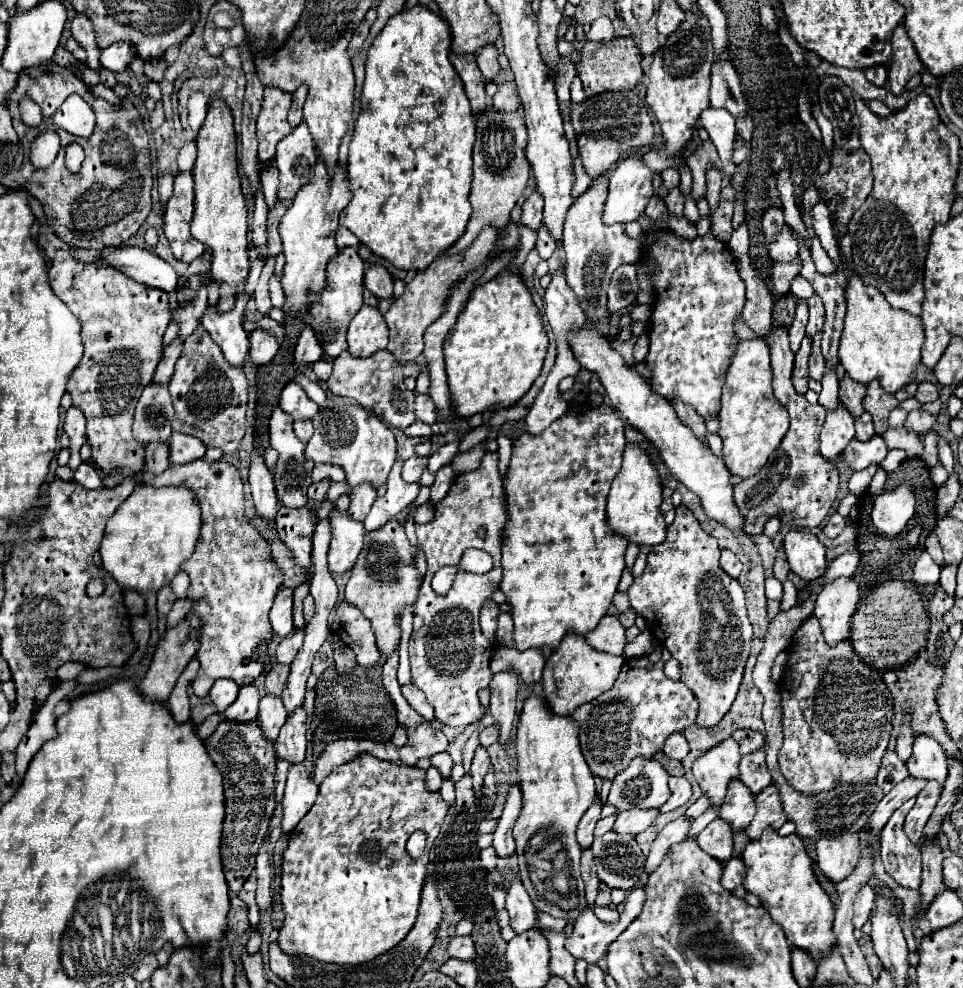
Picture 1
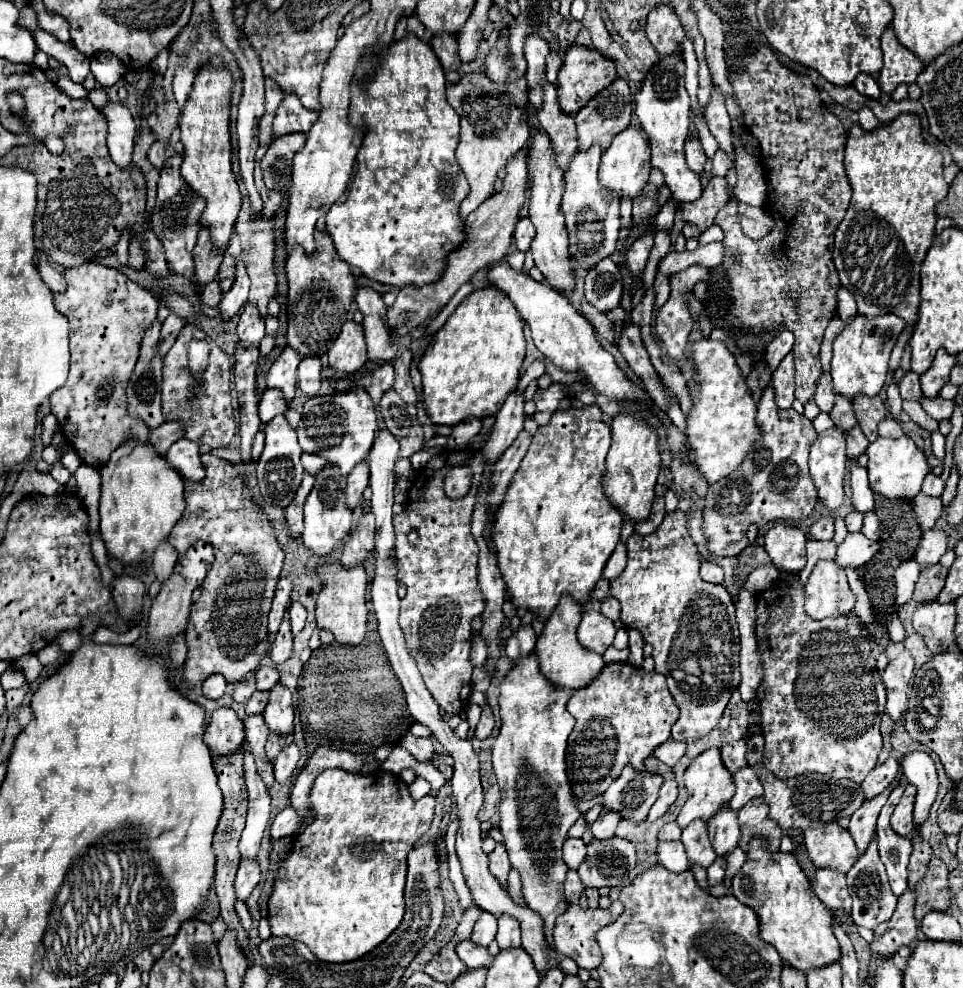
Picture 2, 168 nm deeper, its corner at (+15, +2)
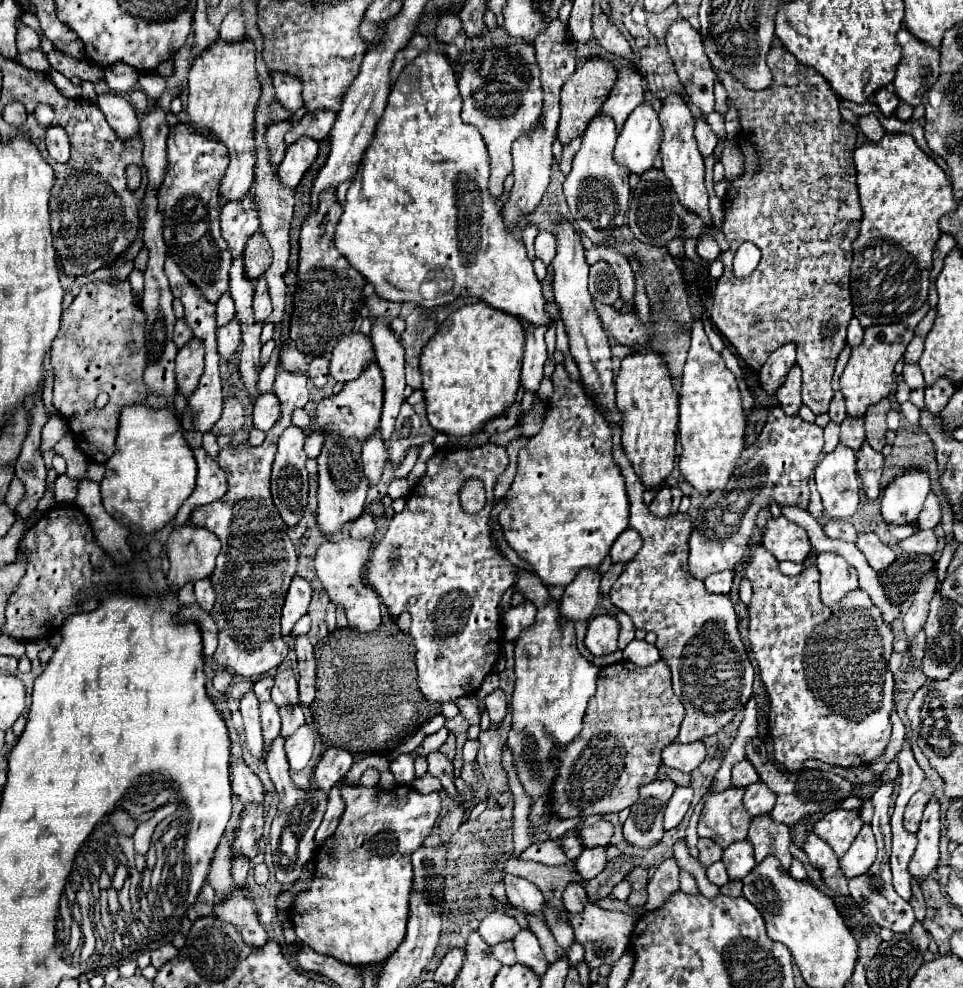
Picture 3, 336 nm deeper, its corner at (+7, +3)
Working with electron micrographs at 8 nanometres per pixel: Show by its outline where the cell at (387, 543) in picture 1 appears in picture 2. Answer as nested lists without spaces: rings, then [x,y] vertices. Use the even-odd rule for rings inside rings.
[[[367,511],[365,515],[361,515],[361,519],[355,523],[353,531],[349,533],[349,539],[343,545],[343,553],[341,553],[341,565],[351,569],[353,565],[365,565],[365,561],[371,557],[373,549],[375,549],[375,517],[373,511]]]

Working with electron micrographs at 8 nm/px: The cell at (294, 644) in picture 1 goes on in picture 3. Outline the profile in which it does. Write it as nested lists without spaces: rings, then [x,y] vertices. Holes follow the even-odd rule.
[[[263,676],[255,682],[253,690],[255,690],[259,702],[267,702],[271,698],[271,688],[273,688],[273,678],[271,676]]]

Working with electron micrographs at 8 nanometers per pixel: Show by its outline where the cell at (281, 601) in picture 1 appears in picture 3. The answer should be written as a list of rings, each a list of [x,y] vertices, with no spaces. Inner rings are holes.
[[[295,576],[289,586],[289,592],[287,592],[287,598],[283,604],[283,614],[281,614],[281,628],[283,628],[285,638],[289,636],[293,624],[303,614],[307,614],[309,602],[311,602],[311,584],[307,580],[303,580],[301,576]]]

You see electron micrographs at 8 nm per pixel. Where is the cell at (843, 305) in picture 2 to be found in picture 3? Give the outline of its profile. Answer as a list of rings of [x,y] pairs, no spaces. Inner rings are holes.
[[[853,318],[849,322],[849,330],[847,330],[847,344],[849,344],[849,348],[857,348],[857,344],[861,344],[861,340],[863,340],[863,328],[859,326],[859,320]]]

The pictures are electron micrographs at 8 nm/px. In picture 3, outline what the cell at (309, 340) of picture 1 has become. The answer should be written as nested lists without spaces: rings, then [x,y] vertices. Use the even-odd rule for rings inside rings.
[[[277,372],[273,394],[279,398],[281,416],[267,432],[261,446],[227,446],[219,452],[219,466],[229,470],[229,490],[221,500],[199,506],[193,510],[191,520],[217,534],[221,540],[221,552],[213,570],[211,582],[217,592],[217,604],[213,610],[219,626],[219,646],[213,660],[233,670],[243,678],[261,676],[277,668],[289,646],[281,636],[281,608],[287,596],[287,588],[297,570],[295,546],[287,538],[287,526],[283,524],[269,492],[271,464],[277,452],[277,438],[291,424],[291,412],[297,406],[305,406],[309,400],[307,376]]]

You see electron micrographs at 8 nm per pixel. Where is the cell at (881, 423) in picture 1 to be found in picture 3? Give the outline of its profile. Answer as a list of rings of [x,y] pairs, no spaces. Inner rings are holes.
[[[881,400],[877,402],[875,406],[869,406],[867,412],[865,412],[865,430],[867,430],[867,442],[873,450],[881,452],[881,448],[885,446],[885,430],[887,430],[887,424],[885,424],[885,416],[887,412],[891,410],[891,404],[889,400]]]

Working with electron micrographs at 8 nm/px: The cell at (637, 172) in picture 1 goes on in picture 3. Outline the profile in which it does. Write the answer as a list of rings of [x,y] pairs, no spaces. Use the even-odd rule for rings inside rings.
[[[643,102],[629,114],[617,136],[615,160],[627,166],[633,174],[643,174],[653,166],[653,158],[659,152],[661,136],[663,130],[657,112],[651,104]]]

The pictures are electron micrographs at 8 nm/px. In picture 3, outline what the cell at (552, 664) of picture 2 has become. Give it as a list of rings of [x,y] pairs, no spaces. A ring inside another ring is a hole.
[[[581,572],[561,598],[561,614],[573,622],[587,622],[599,602],[599,572]]]

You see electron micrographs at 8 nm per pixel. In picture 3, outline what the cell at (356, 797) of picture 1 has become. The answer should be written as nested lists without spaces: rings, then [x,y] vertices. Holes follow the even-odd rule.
[[[343,786],[341,794],[345,798],[345,812],[331,838],[315,852],[317,864],[311,888],[297,896],[289,918],[295,924],[297,938],[311,946],[315,952],[333,956],[343,964],[377,964],[391,956],[401,944],[407,928],[409,916],[409,894],[413,886],[411,854],[429,836],[439,810],[439,794],[419,794],[411,786],[395,786],[391,792],[383,788],[363,788],[363,786]]]

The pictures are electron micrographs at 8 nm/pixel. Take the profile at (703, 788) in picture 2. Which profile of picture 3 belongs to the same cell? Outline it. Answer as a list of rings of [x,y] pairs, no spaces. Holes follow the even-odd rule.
[[[729,788],[719,794],[709,794],[699,820],[699,836],[709,838],[721,848],[727,848],[735,840],[747,840],[751,824],[749,812],[743,806],[741,788]]]

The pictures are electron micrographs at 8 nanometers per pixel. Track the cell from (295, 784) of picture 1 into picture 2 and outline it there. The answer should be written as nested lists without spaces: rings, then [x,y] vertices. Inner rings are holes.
[[[291,743],[291,745],[287,745],[287,747],[279,753],[279,757],[277,757],[275,765],[273,765],[277,783],[285,783],[285,781],[293,775],[295,767],[297,767],[297,761],[299,761],[299,749],[297,749],[295,743]]]

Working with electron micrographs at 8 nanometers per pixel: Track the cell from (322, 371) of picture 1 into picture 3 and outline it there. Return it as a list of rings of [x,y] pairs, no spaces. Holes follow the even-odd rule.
[[[315,356],[309,364],[309,380],[317,386],[323,388],[329,378],[329,360],[325,356]]]

